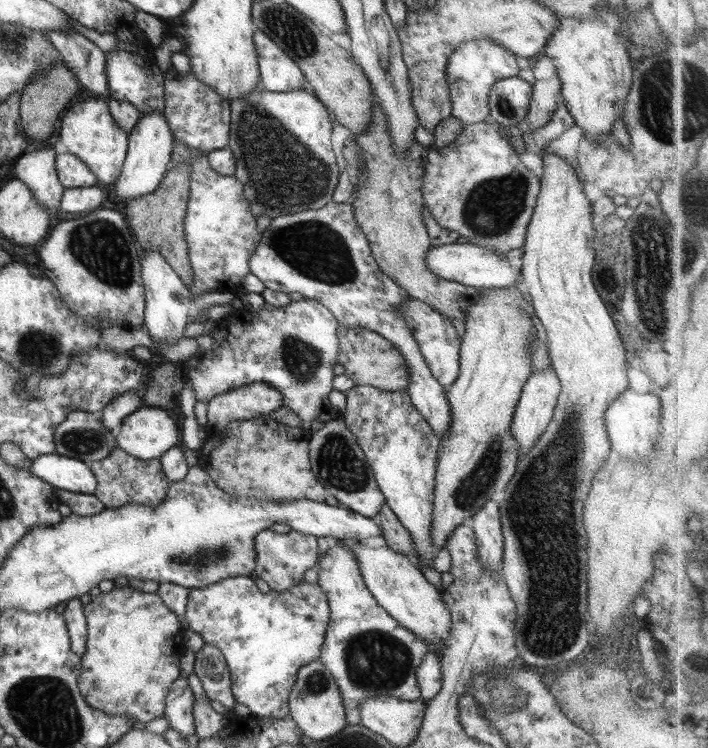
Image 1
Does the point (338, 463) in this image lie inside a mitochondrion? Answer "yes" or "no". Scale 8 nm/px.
yes

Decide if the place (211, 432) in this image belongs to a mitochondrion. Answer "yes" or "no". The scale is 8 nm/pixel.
no

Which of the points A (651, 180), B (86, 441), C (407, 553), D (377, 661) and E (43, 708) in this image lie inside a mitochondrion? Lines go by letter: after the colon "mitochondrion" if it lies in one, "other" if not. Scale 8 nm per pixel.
A: other
B: mitochondrion
C: other
D: mitochondrion
E: mitochondrion

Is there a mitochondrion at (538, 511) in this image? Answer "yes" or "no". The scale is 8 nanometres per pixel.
yes

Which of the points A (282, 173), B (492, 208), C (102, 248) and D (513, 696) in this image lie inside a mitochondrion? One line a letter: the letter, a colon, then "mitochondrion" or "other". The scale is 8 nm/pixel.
A: mitochondrion
B: mitochondrion
C: mitochondrion
D: mitochondrion

